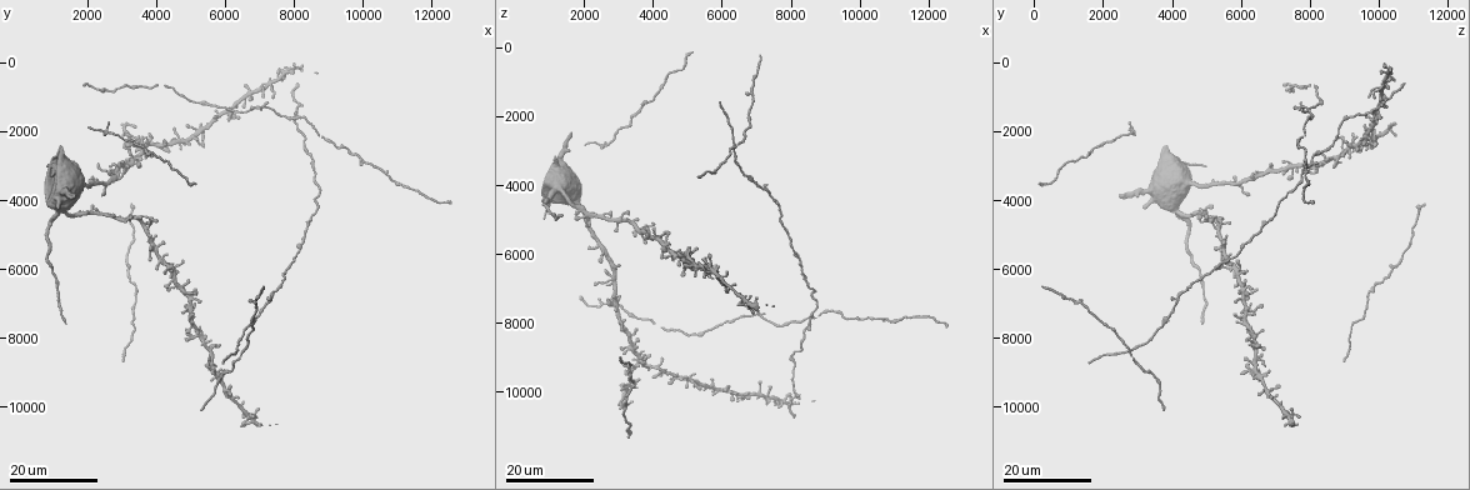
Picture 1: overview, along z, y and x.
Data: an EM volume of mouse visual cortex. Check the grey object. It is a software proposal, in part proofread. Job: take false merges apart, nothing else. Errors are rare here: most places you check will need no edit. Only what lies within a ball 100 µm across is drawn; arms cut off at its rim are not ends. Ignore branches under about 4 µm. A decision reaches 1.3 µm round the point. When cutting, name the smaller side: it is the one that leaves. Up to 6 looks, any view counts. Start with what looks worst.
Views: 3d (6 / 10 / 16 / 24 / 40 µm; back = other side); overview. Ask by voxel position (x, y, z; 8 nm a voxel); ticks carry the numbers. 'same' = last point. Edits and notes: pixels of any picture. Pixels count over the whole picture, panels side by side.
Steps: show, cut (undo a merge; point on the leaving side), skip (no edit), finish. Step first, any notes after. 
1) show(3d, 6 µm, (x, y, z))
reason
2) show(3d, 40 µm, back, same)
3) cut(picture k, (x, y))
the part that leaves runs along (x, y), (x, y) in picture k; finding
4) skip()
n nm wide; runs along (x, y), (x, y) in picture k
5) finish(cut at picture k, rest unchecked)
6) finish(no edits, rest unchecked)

show(3d, 24 µm, (2800, 3200, 6800))
four arms meet

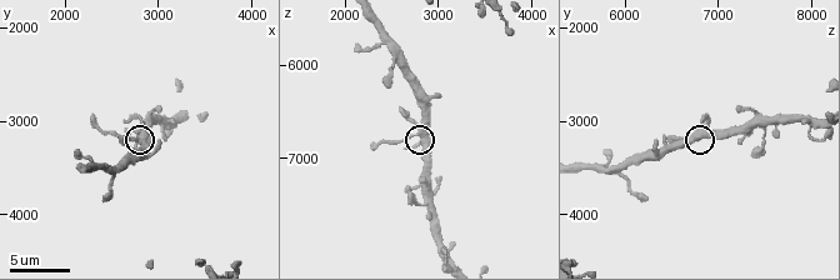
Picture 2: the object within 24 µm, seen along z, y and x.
show(3d, 10 µm, (2800, 3200, 6750))

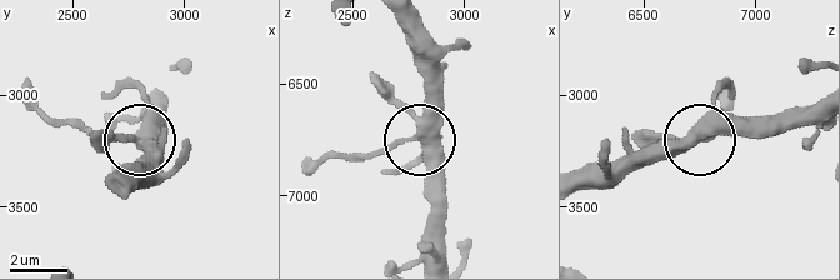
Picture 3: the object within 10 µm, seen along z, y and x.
skip()
runs along (400, 23), (426, 88), (426, 123), (419, 135), (356, 156) in picture 3; one neuron here

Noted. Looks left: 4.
show(3d, 16 µm, (7300, 700, 10100))

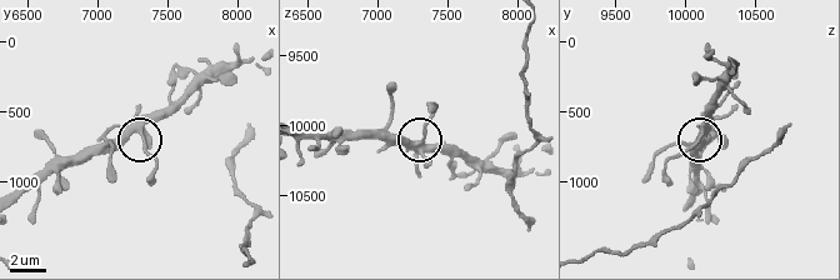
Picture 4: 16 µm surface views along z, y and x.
show(3d, 6 µm, (7300, 600, 10120))

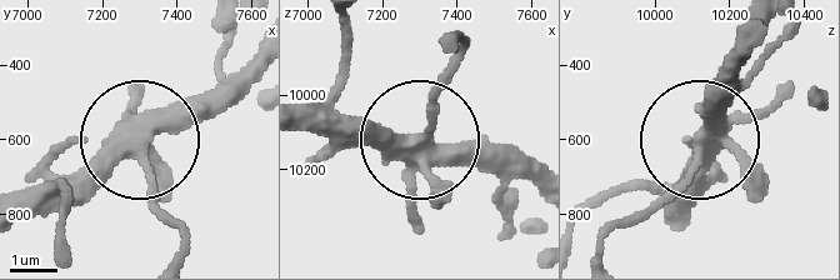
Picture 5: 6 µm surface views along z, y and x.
skip()
400 nm wide; runs along (680, 228), (700, 144), (680, 184), (600, 240) in picture 5; all the same neuron

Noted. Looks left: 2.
show(3d, 16 µm, (5000, 7300, 6200))
four-way junction

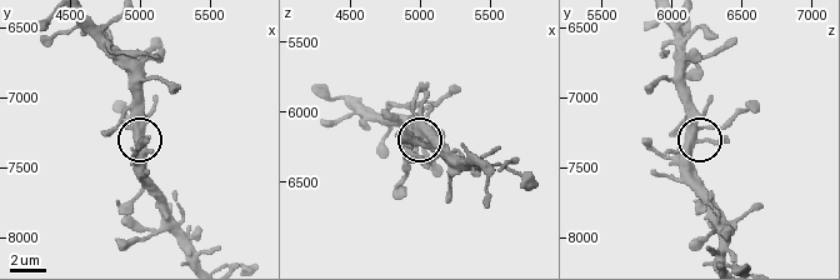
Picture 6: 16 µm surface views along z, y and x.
show(3d, 10 µm, (4920, 7200, 6180))
closer look

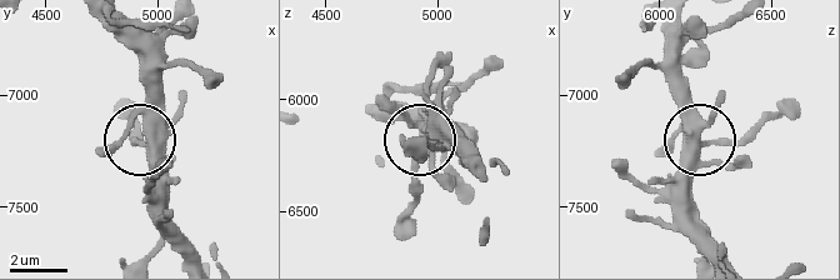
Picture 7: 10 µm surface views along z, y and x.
skip()
310 nm wide; one neuron here

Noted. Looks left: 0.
finish(no edits, rest unchecked)

